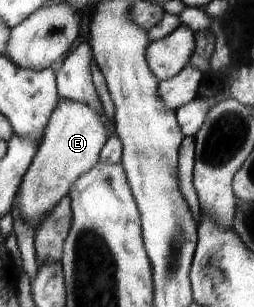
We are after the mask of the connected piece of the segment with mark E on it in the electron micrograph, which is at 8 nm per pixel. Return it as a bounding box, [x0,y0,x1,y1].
[16,99,110,227]

